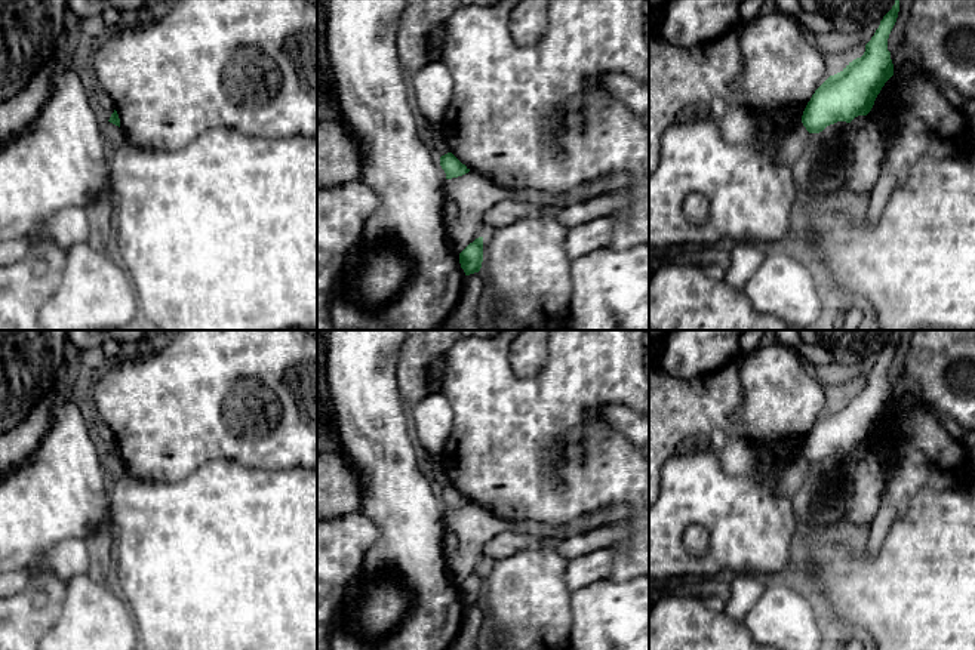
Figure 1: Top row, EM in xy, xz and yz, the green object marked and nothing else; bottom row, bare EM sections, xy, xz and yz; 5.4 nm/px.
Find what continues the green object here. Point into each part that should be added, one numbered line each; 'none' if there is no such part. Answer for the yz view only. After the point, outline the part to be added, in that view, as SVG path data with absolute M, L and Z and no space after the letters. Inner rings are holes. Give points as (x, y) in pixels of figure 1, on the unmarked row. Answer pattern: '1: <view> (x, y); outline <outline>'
none

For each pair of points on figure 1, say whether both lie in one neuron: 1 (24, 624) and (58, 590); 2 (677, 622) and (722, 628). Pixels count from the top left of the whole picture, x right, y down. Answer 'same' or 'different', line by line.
1: same
2: same

